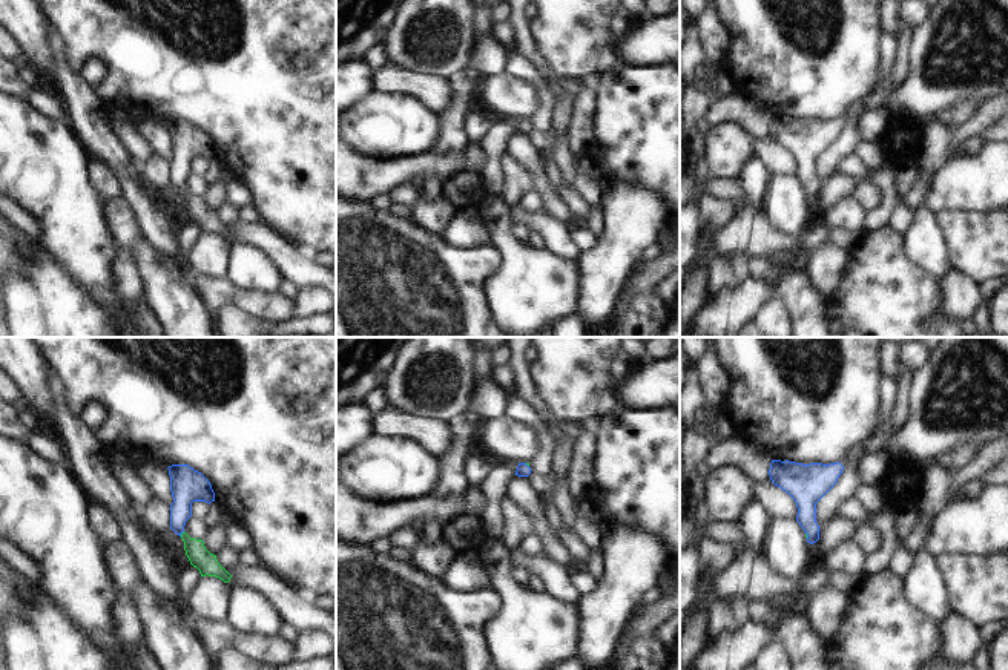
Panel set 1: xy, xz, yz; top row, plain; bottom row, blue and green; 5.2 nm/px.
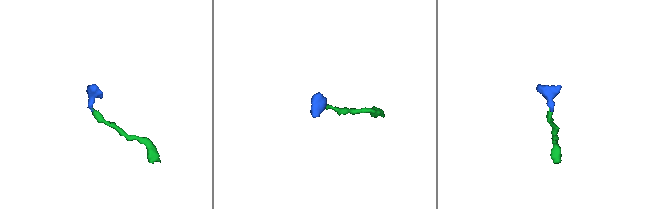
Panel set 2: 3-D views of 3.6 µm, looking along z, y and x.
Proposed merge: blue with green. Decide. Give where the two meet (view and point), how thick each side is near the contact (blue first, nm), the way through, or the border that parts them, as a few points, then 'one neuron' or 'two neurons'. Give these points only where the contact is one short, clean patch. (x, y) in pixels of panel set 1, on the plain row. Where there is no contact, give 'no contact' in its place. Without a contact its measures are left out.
meets blue in xy at (181, 189); 170 nm thick on the blue side, 110 nm on the other; runs through xy (186, 141), (180, 169), (181, 189), (198, 212); one neuron

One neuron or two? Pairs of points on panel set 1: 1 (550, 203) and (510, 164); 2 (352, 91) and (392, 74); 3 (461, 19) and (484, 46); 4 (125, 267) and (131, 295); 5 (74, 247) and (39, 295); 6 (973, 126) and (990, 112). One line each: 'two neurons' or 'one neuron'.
1: two neurons
2: two neurons
3: two neurons
4: one neuron
5: two neurons
6: one neuron

